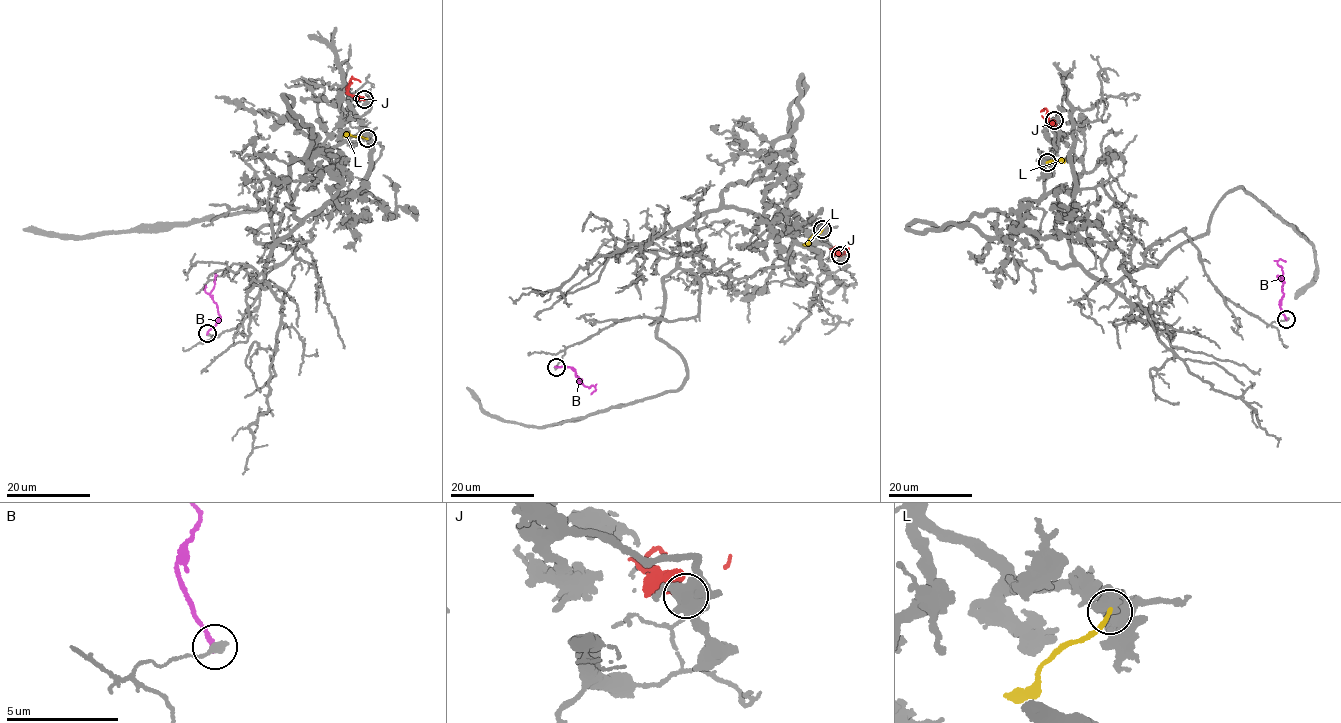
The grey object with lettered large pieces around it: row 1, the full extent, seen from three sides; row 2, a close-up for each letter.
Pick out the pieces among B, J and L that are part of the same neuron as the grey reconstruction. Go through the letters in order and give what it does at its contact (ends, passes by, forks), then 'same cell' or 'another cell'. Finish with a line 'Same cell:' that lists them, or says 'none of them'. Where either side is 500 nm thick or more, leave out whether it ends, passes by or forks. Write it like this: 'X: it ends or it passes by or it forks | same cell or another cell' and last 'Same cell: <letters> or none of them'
B: it ends | another cell
J: another cell
L: it ends | another cell
Same cell: none of them

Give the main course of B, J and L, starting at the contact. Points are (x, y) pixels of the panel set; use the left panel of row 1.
B: (207, 333), (220, 317), (210, 294), (215, 279)
J: (364, 99), (347, 92), (351, 77), (360, 82)
L: (367, 138), (344, 134)

